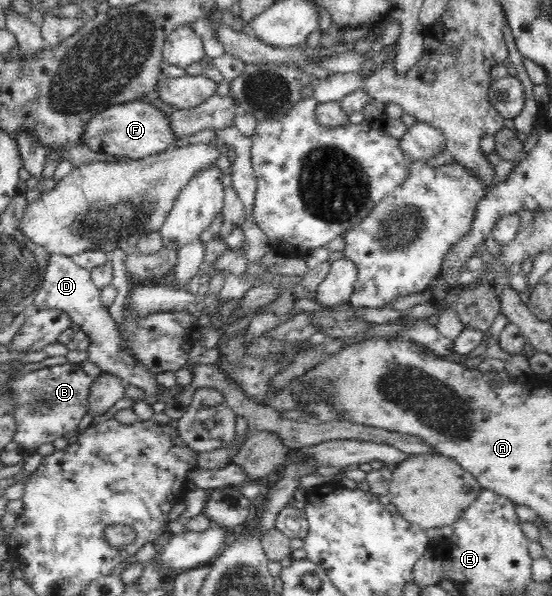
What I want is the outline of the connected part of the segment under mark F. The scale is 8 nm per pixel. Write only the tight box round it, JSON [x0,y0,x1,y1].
[81,100,177,158]

